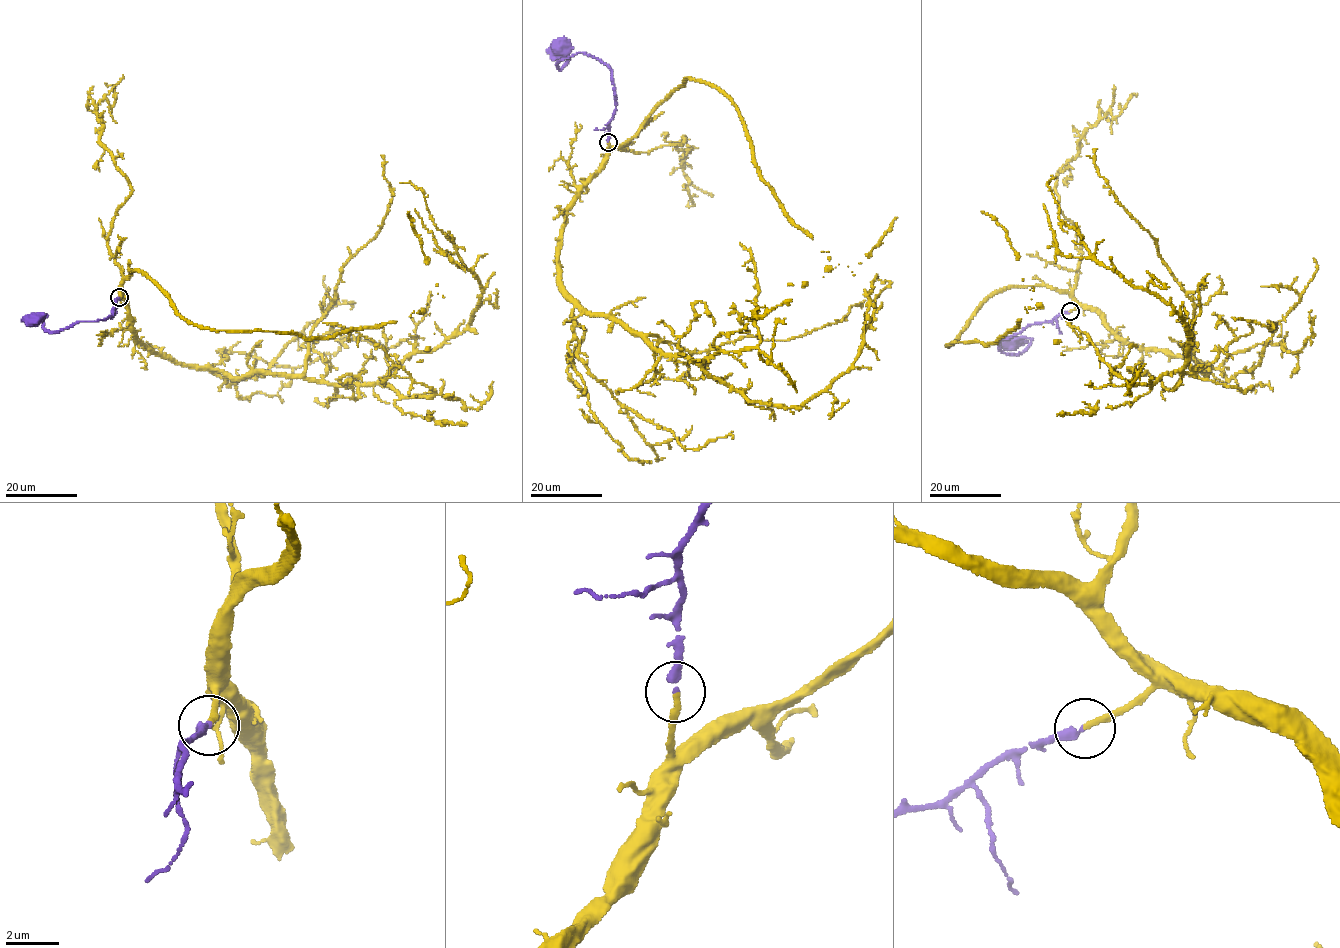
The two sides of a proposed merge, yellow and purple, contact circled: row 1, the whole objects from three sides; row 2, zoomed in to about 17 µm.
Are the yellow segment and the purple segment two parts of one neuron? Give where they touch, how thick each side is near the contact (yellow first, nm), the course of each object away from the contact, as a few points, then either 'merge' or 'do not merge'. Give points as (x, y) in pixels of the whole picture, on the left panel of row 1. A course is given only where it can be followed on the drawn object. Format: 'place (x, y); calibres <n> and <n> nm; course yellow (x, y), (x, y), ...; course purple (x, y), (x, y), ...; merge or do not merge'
place (119, 297); calibres 200 and 300 nm; course yellow (119, 297), (135, 340), (179, 362), (375, 383), (464, 332), (481, 292), (423, 191), (401, 182); course purple (119, 297), (111, 316), (54, 332), (46, 331), (45, 315), (33, 314), (33, 318); merge

